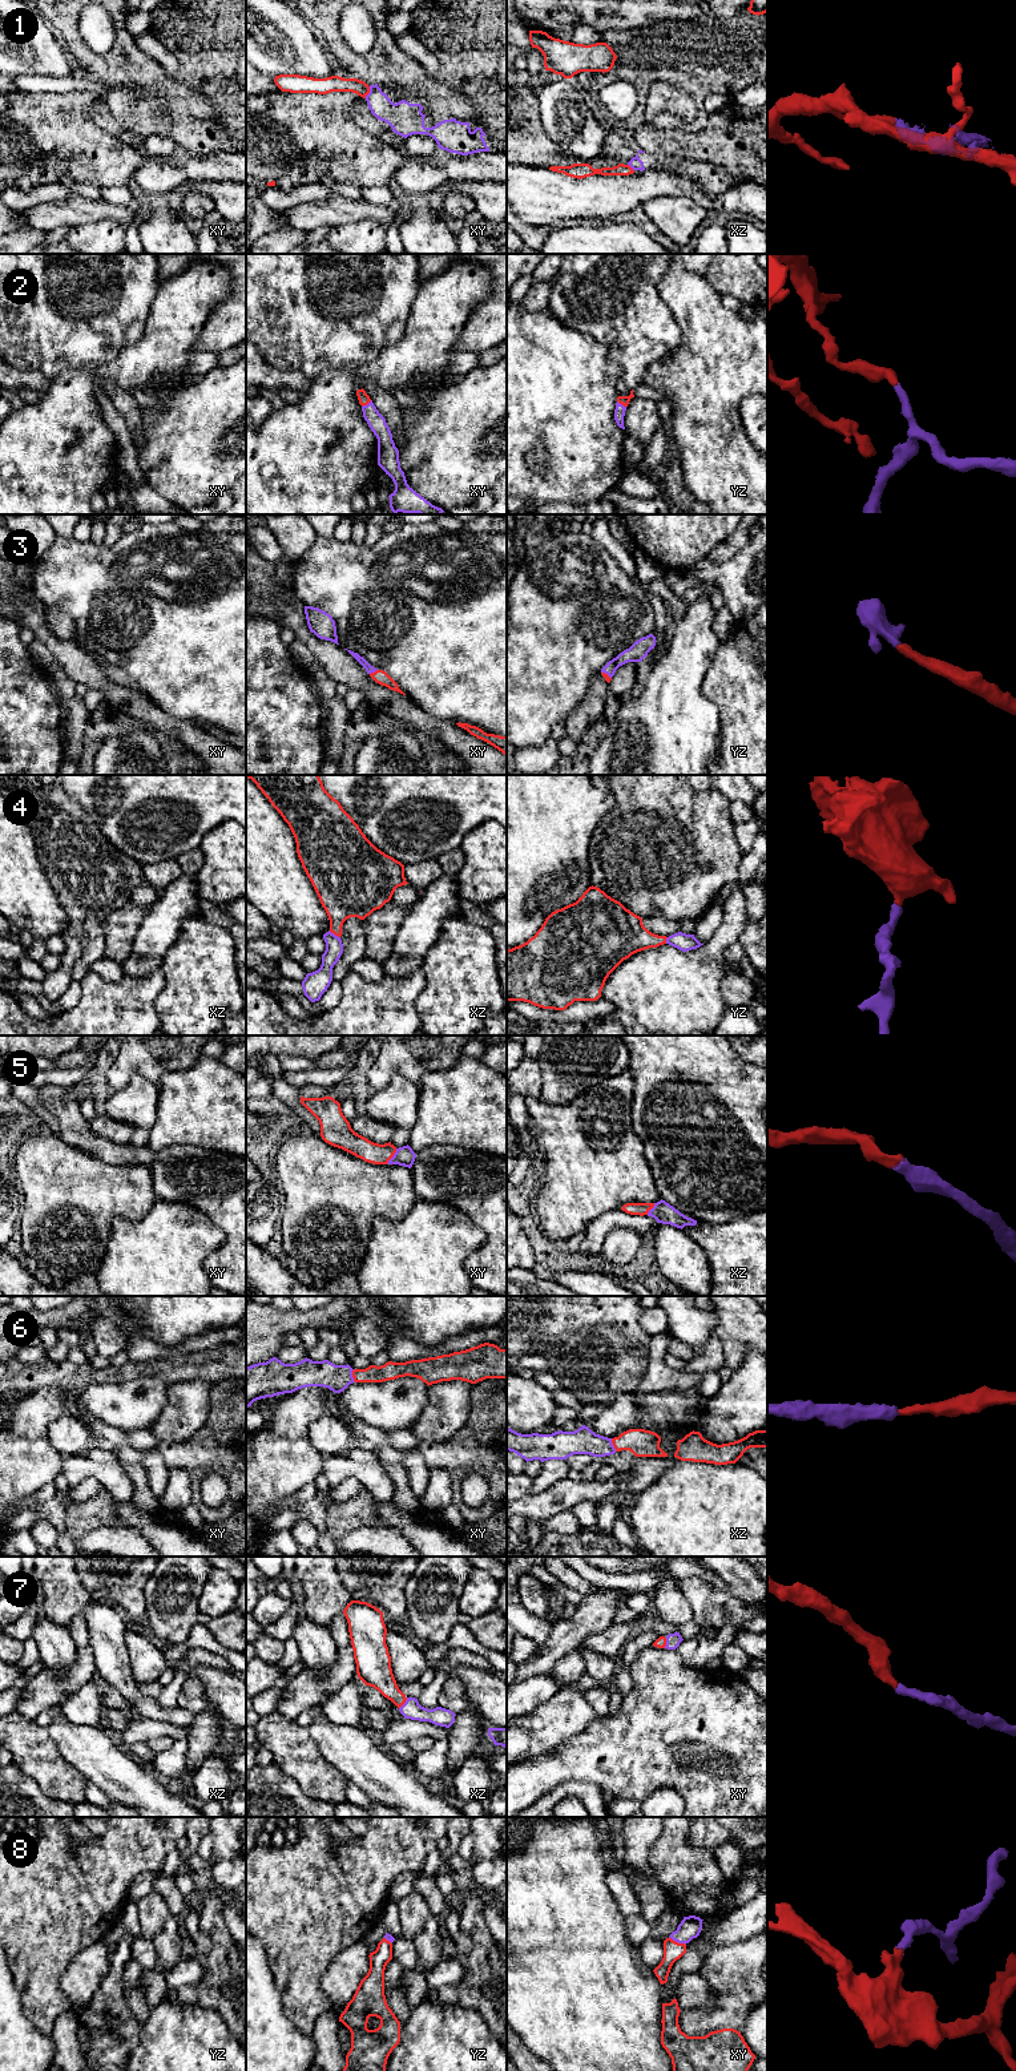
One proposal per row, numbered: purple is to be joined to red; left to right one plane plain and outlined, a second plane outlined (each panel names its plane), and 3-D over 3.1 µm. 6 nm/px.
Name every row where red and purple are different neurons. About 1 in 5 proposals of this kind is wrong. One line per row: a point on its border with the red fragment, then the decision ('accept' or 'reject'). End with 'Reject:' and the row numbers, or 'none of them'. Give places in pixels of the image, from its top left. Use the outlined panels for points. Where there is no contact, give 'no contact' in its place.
1: meets red in xy at (369, 92); reject
2: meets red in xy at (366, 404); accept
3: meets red in xy at (373, 673); accept
4: meets red in xz at (334, 933); accept
5: meets red in xy at (392, 1155); accept
6: meets red in xy at (353, 1376); accept
7: meets red in xz at (404, 1702); accept
8: meets red in xy at (677, 1942); accept
Reject: 1

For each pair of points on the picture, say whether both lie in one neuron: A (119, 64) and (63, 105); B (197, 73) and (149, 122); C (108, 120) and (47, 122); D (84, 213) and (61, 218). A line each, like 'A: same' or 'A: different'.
A: different
B: different
C: different
D: same

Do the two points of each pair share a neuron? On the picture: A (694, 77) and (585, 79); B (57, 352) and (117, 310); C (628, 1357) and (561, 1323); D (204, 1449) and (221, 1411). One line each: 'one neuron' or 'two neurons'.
A: one neuron
B: one neuron
C: two neurons
D: one neuron

